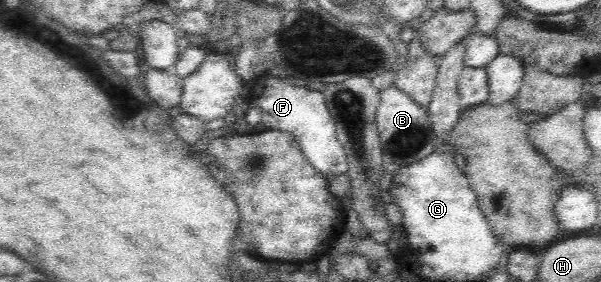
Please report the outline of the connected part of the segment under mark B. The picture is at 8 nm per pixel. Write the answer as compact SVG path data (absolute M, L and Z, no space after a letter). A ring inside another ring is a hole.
M395 86L380 91L376 121L384 160L388 166L408 165L421 160L429 156L439 144L429 120L428 110L424 106L419 106L406 92Z

